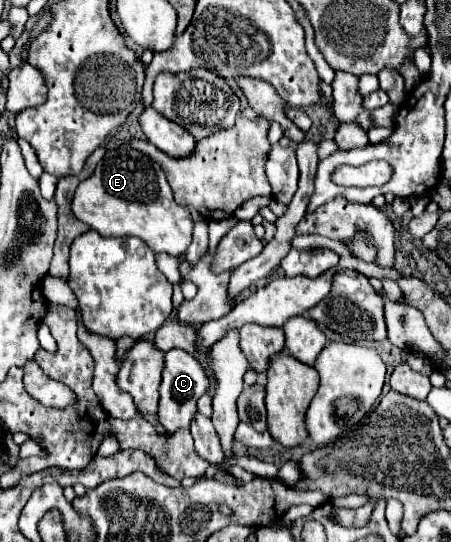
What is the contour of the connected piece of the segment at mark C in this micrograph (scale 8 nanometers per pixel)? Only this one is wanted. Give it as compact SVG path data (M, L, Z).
M177 348L165 354L165 370L159 388L159 412L157 412L159 422L165 428L165 436L171 436L181 428L189 428L193 416L197 414L197 400L207 392L209 376L193 356L187 356L187 352Z

